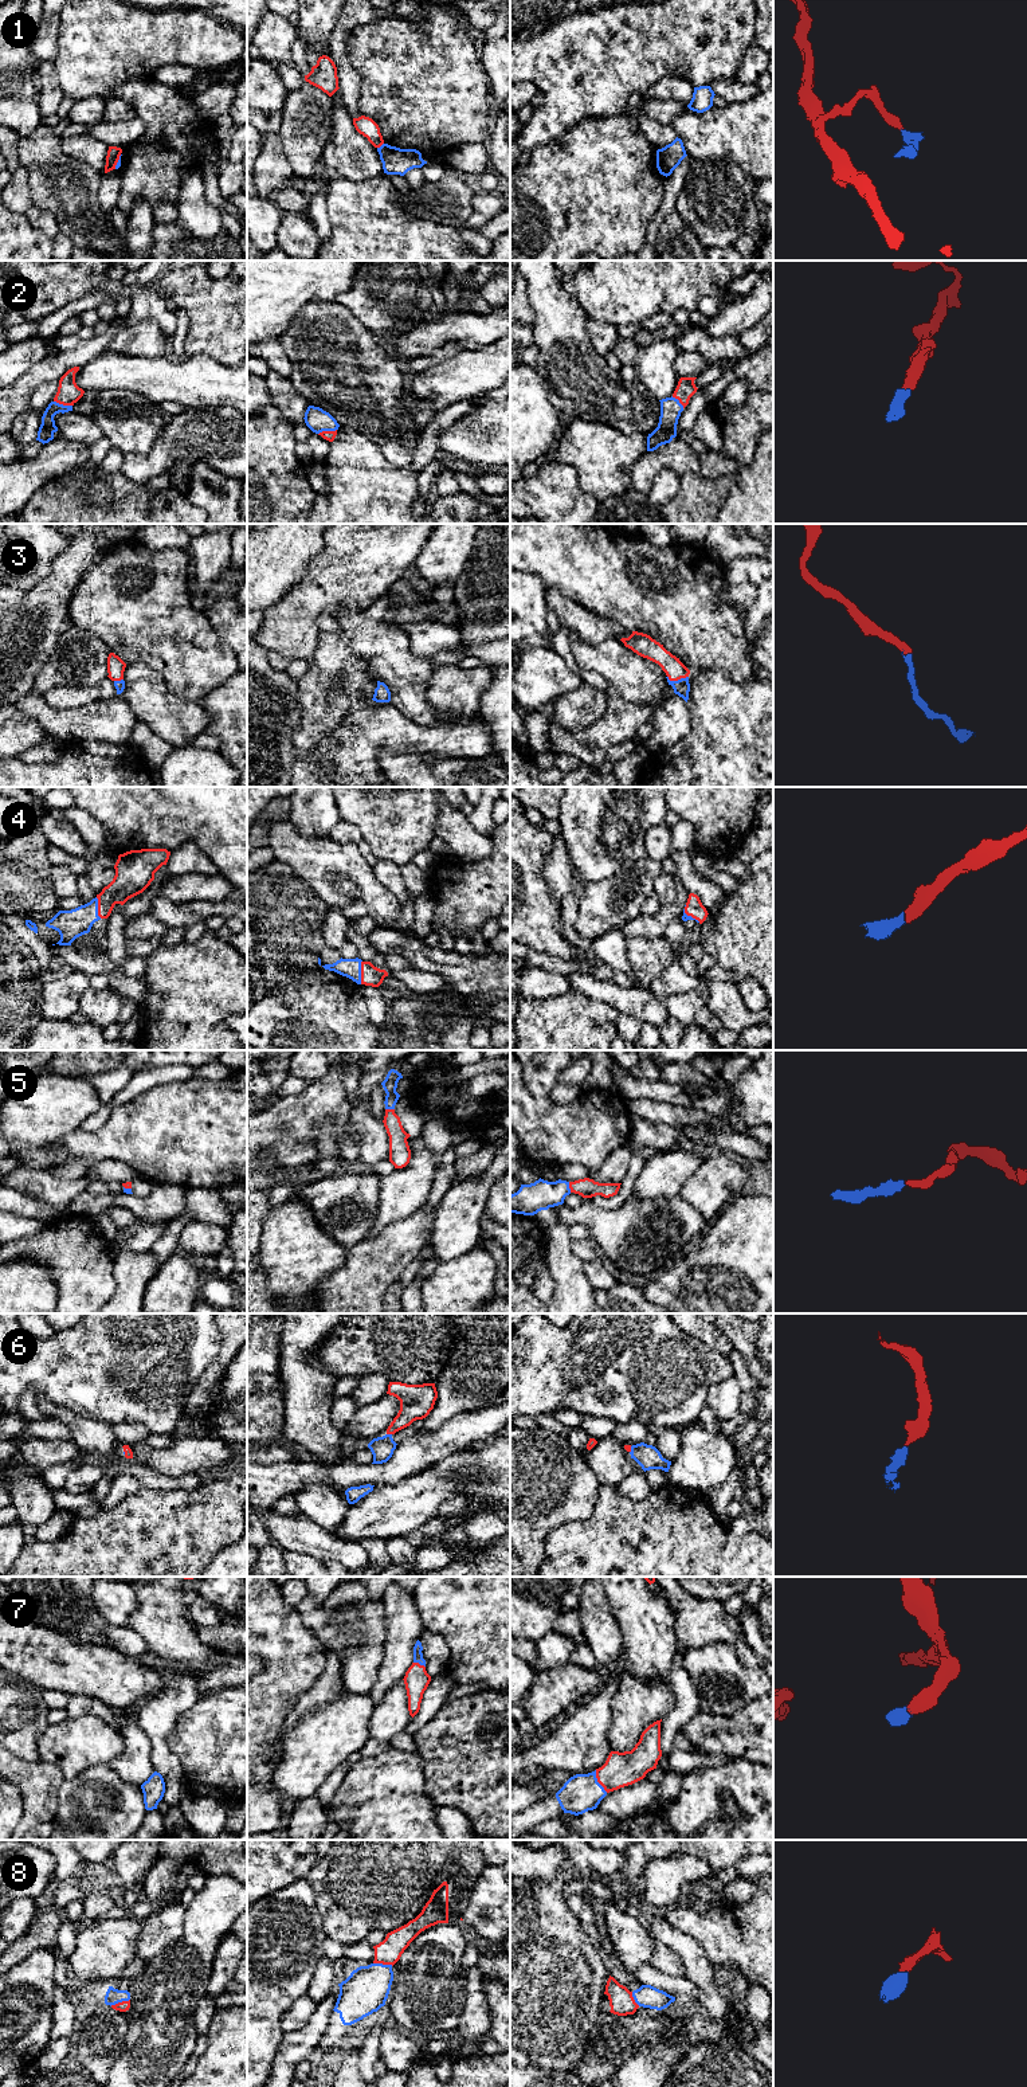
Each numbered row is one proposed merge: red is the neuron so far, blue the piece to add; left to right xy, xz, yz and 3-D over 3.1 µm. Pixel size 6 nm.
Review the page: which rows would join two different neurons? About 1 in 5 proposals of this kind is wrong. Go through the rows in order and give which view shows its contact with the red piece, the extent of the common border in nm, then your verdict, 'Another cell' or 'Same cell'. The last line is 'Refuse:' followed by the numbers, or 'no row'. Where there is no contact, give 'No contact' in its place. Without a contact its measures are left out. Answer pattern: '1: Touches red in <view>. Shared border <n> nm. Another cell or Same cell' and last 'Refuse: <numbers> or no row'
1: Touches red in xz. Shared border 50 nm. Another cell
2: Touches red in xy. Shared border 120 nm. Same cell
3: Touches red in yz. Shared border 130 nm. Same cell
4: Touches red in xz. Shared border 140 nm. Same cell
5: Touches red in yz. Shared border 70 nm. Same cell
6: Touches red in xz. Shared border 30 nm. Same cell
7: Touches red in yz. Shared border 150 nm. Same cell
8: Touches red in xy. Shared border 130 nm. Same cell
Refuse: 1

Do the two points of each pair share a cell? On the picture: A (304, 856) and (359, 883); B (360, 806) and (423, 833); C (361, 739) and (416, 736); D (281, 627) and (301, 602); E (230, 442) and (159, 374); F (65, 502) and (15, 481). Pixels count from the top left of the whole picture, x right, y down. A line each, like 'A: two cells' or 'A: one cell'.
A: one cell
B: one cell
C: one cell
D: one cell
E: two cells
F: two cells

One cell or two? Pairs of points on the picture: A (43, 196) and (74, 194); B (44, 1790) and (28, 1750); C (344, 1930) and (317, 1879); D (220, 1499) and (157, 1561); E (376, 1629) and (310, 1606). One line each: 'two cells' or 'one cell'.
A: one cell
B: two cells
C: one cell
D: one cell
E: one cell

